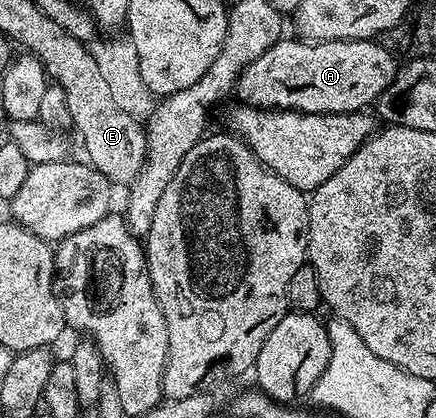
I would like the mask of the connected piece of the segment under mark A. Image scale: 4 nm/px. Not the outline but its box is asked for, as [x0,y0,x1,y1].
[236,36,400,113]

